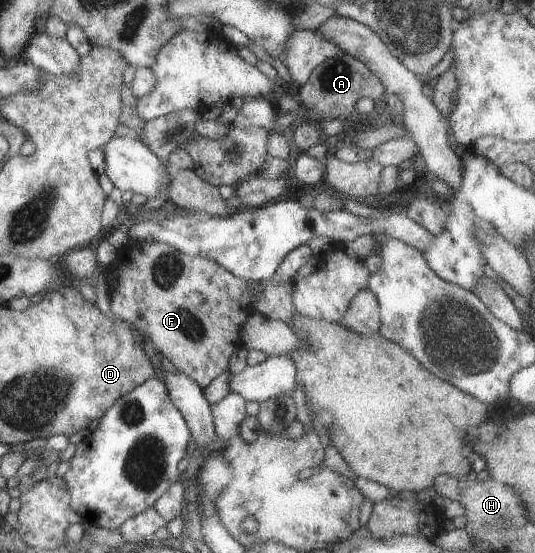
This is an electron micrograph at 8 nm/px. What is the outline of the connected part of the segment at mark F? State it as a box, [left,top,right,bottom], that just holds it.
[104,243,296,389]

